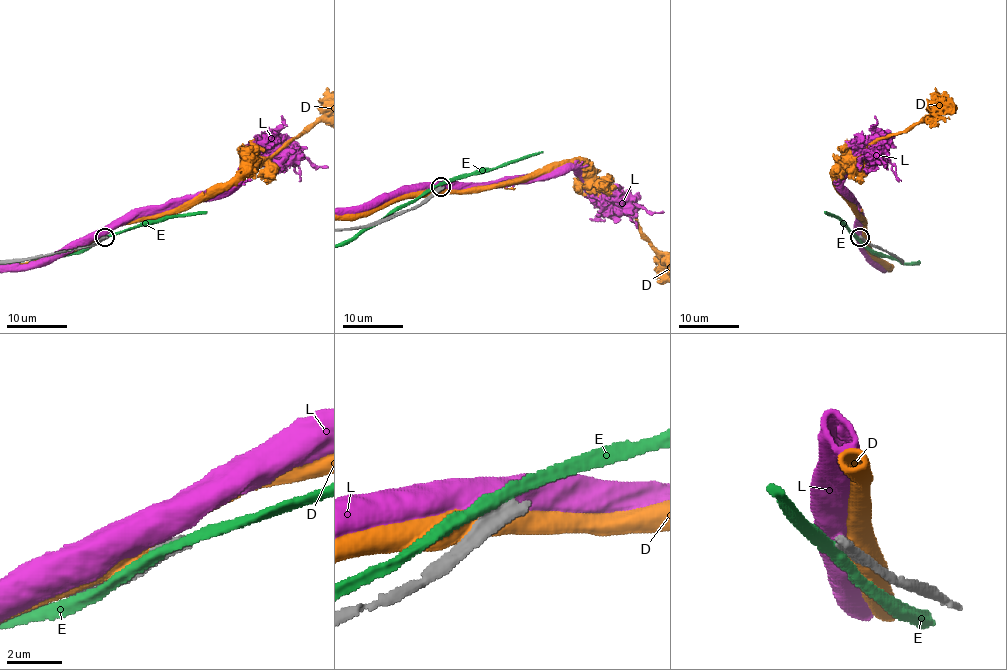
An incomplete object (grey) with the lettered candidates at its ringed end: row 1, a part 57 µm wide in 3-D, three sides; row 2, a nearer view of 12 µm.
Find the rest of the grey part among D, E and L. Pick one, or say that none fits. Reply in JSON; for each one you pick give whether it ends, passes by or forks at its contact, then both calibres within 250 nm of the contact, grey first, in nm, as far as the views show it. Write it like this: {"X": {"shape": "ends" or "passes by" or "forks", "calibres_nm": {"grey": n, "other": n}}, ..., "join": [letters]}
{"join": []}

